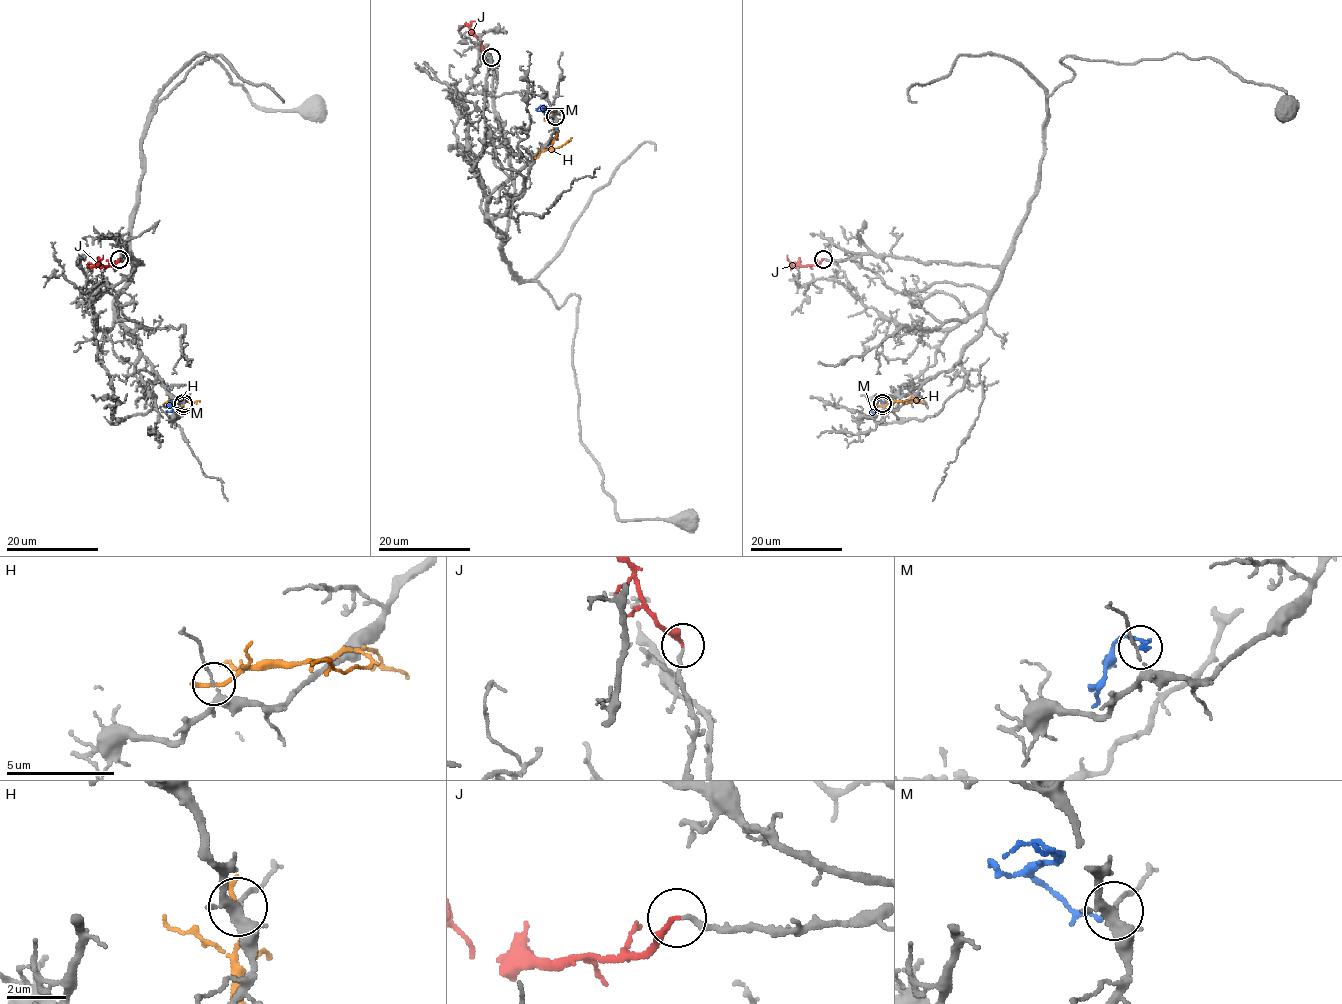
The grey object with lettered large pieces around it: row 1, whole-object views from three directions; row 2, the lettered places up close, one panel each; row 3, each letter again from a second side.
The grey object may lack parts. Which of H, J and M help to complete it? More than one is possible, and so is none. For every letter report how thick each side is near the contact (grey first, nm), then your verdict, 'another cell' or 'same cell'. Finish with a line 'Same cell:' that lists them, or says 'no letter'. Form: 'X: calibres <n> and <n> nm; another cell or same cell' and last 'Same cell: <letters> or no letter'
H: calibres 180 and 240 nm; another cell
J: calibres 170 and 240 nm; same cell
M: calibres 100 and 190 nm; another cell
Same cell: J

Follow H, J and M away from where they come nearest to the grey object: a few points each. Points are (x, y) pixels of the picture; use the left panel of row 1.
H: (183, 405), (180, 398), (182, 401), (200, 401)
J: (119, 258), (111, 265), (86, 265)
M: (183, 403), (173, 400), (173, 411), (166, 411)

